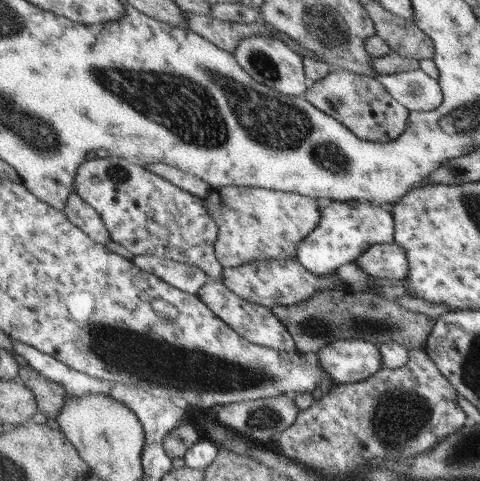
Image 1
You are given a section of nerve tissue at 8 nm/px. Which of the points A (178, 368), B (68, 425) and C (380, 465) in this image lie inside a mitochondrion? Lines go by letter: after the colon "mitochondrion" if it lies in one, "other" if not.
A: mitochondrion
B: other
C: mitochondrion

